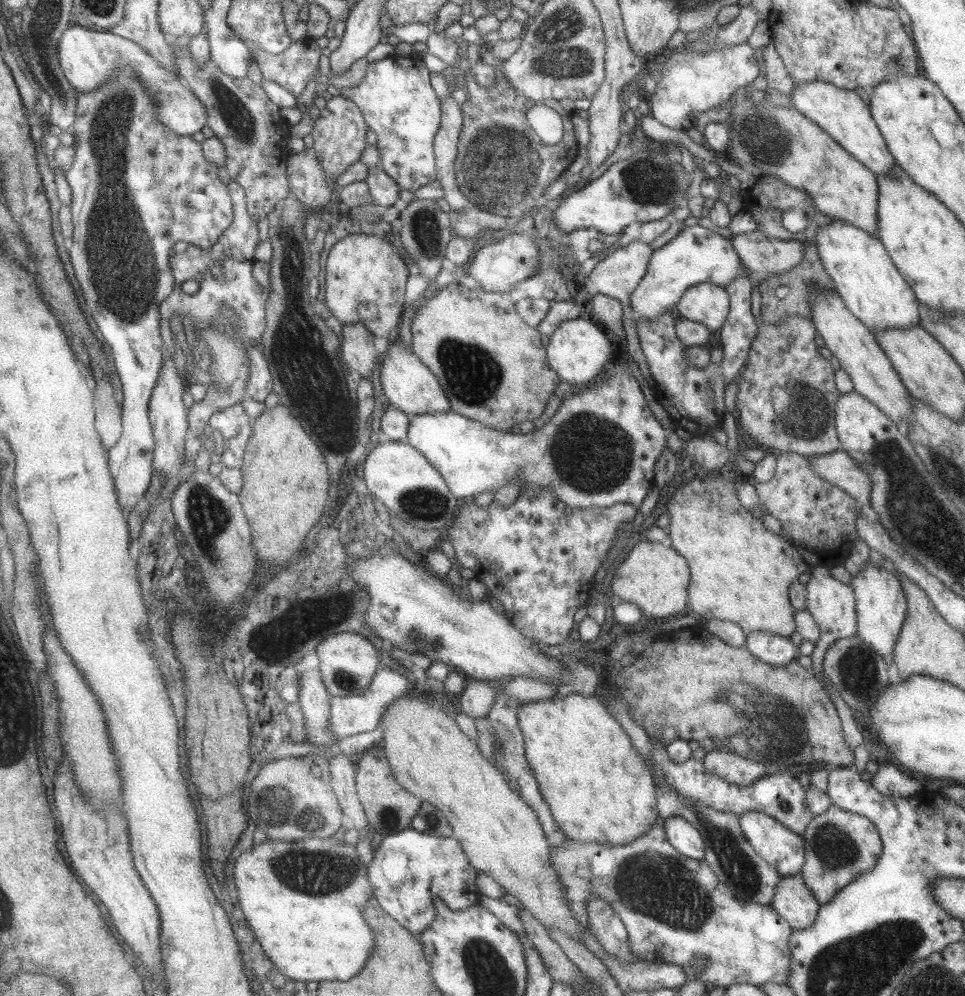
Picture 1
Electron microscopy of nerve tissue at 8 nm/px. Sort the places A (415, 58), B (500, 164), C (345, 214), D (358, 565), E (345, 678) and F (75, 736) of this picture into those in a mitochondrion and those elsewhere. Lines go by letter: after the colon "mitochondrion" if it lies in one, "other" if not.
A: other
B: mitochondrion
C: other
D: other
E: mitochondrion
F: other

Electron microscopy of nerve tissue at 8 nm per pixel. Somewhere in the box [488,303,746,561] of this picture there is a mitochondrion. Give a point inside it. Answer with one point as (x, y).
(592, 456)

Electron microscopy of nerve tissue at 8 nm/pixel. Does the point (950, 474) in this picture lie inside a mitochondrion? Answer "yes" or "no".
yes

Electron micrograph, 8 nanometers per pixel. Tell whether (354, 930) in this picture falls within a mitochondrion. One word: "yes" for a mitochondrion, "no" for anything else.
no

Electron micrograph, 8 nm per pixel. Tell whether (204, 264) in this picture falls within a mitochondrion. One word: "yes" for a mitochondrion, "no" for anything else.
no

